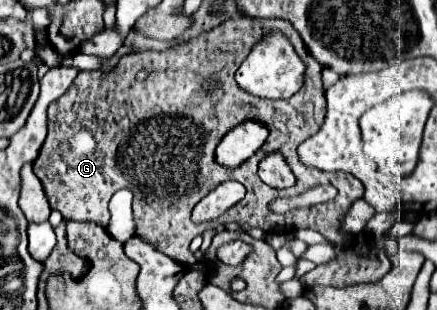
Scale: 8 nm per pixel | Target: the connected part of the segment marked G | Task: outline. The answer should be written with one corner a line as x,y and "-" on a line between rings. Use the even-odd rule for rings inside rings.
253,17
227,19
219,27
213,27
209,31
197,35
195,39
181,43
181,45
173,45
165,51
141,51
141,53
123,55
121,61
117,63
115,71
111,71
107,75
101,71
81,71
75,77
73,85
59,99
55,99
49,105
49,109
47,109
47,139
39,151
39,157
33,163
33,171
39,177
39,181
43,183
43,189
45,189
45,195
49,199
51,209
61,211
63,219
93,221
93,223
99,223
101,227
107,227
107,223
109,223
109,209
107,209
109,199
113,197
115,191
127,187
133,193
133,215
135,215
135,223
137,223
137,235
145,241
151,241
167,257
171,257
173,261
183,263
183,265
193,263
193,253
189,249
193,235
199,235
203,229
215,227
217,223
245,221
245,223
259,227
259,229
289,229
289,231
315,229
333,243
333,247
337,249
337,259
331,263
325,263
325,265
317,265
311,273
307,273
303,277
305,287
311,287
311,285
347,287
347,285
357,285
357,283
379,281
389,271
387,257
363,235
361,237
341,235
337,231
339,221
341,221
343,213
347,211
347,207
355,199
363,197
363,183
349,173
327,173
327,171
319,171
319,169
307,169
297,161
297,145
301,141
305,141
307,137
315,135
319,131
319,127
323,125
323,119
325,119
325,93
323,93
323,85
321,85
321,69
323,67
311,57
311,53
307,51
305,43
299,37
299,33
295,31
295,27
285,19
253,19
-
273,29
293,31
291,41
295,45
295,51
301,57
301,61
307,61
305,85
289,101
287,99
283,99
283,101
259,99
259,97
243,91
235,83
235,71
245,61
251,47
257,43
257,39
261,39
263,35
267,35
-
141,69
149,69
149,75
145,81
135,79
135,75
-
209,75
217,75
221,79
221,89
211,93
211,95
201,95
199,93
201,81
-
245,121
273,121
273,131
269,131
267,141
261,145
261,149
251,159
247,159
245,163
241,163
235,169
227,169
215,161
215,147
219,145
219,141
223,139
223,135
227,131
231,131
233,127
237,127
-
271,151
281,151
285,155
291,171
297,177
295,187
273,189
273,187
261,183
261,179
257,175
257,163
261,157
269,155
-
227,179
235,179
235,181
243,183
247,189
247,195
237,205
233,205
225,215
221,215
217,221
193,223
193,219
191,219
193,207
213,187
217,187
219,181
227,181
-
323,183
331,183
337,187
339,193
333,201
327,201
327,203
321,203
315,207
307,207
307,209
299,209
299,211
289,211
285,215
271,213
267,207
275,197
299,195
305,189
315,187
315,185
323,185

